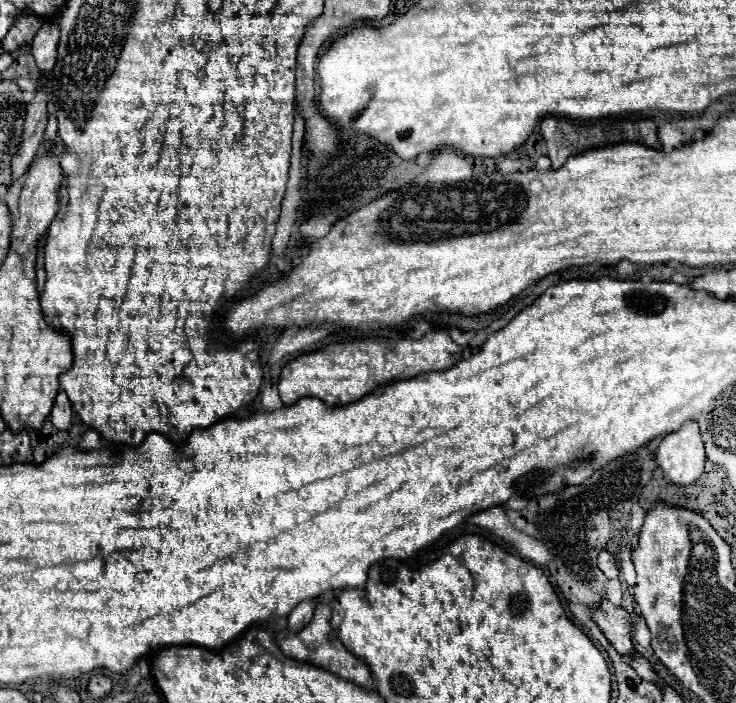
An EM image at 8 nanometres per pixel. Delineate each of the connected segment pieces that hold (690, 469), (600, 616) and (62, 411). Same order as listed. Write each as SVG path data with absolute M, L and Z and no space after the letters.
M686 423L680 431L666 435L654 453L662 477L674 485L696 483L704 471L704 457L704 443L696 423Z
M604 601L600 609L596 609L596 615L592 615L600 629L604 631L606 639L616 647L620 655L634 655L634 643L632 643L632 615L612 605L610 601Z
M60 391L58 397L56 397L56 401L54 401L54 407L52 407L52 411L50 411L50 421L52 421L52 425L54 425L56 429L60 429L60 431L68 429L70 423L72 423L72 413L74 413L74 411L72 411L72 403L70 403L68 395L66 395L64 391Z

